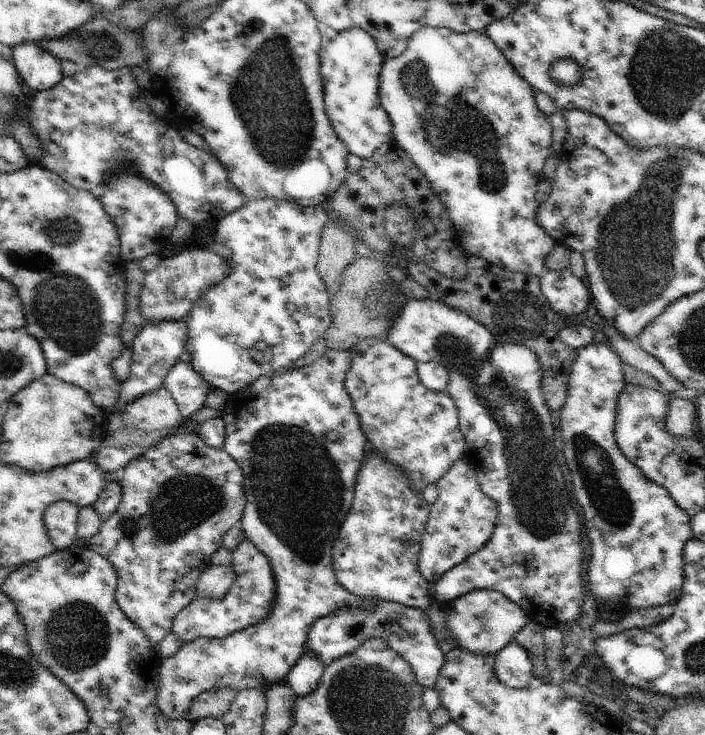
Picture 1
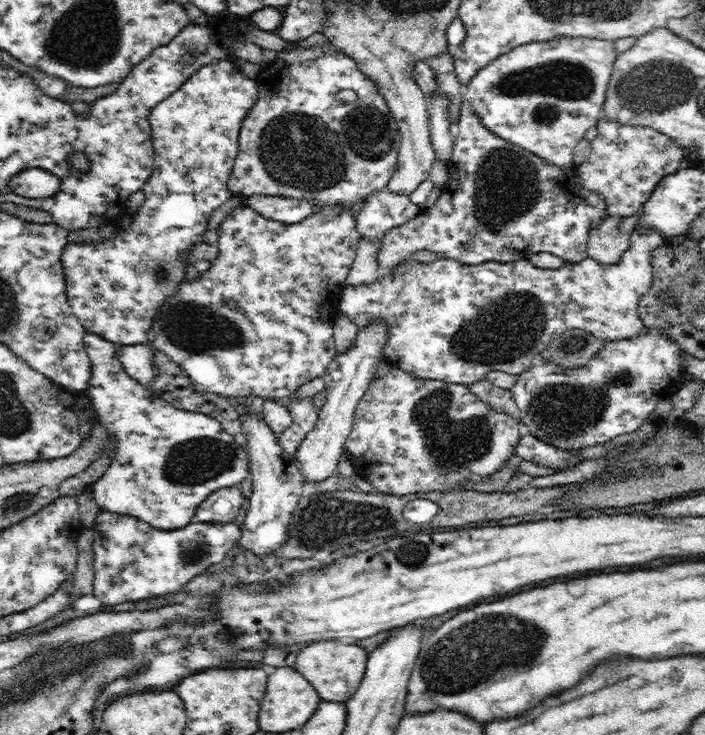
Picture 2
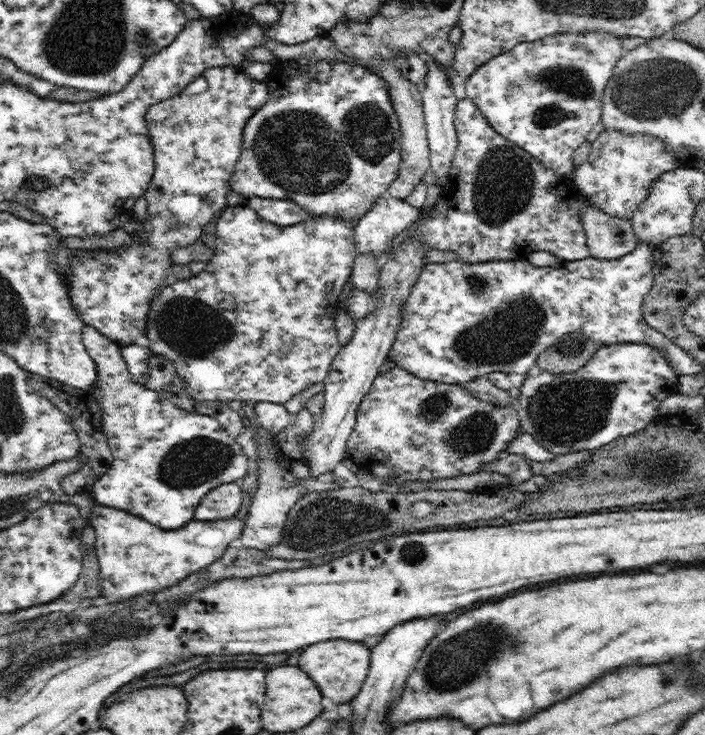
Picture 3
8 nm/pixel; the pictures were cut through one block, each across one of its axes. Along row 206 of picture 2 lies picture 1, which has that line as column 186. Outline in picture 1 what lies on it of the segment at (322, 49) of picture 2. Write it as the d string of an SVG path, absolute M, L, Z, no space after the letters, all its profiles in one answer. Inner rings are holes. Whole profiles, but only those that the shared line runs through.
M272 198L249 200L244 206L240 206L238 210L228 214L228 216L222 218L222 221L216 224L212 242L206 244L205 250L224 257L224 262L228 262L228 278L224 278L222 282L216 282L216 286L208 288L204 292L204 296L194 302L191 313L185 318L188 326L188 340L186 340L186 347L184 348L184 358L192 366L193 370L196 370L214 389L220 389L228 395L234 394L238 390L248 388L248 386L264 376L271 376L282 368L289 368L290 364L295 364L302 356L306 356L308 350L314 347L314 342L323 337L326 330L330 327L331 316L329 309L332 300L328 296L324 280L320 278L320 274L316 271L320 238L322 238L326 220L328 220L326 212L324 212L320 205L304 207L290 200Z

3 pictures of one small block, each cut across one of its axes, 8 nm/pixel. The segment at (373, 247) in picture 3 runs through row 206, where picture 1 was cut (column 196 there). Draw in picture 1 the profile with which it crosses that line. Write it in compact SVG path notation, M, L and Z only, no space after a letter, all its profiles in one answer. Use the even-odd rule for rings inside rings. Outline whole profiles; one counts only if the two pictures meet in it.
M185 358L170 368L164 387L178 403L180 413L186 420L206 407L206 396L214 389Z

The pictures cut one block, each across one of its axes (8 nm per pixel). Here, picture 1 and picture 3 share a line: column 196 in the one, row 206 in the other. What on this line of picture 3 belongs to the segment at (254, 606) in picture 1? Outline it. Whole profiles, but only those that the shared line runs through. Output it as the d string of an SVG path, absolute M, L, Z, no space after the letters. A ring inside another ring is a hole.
M603 128L591 144L587 162L575 169L572 178L581 194L587 196L606 215L631 220L638 206L646 200L658 176L671 172L678 166L680 162L676 155L668 151L666 143L662 143L659 138L647 134L624 134Z

